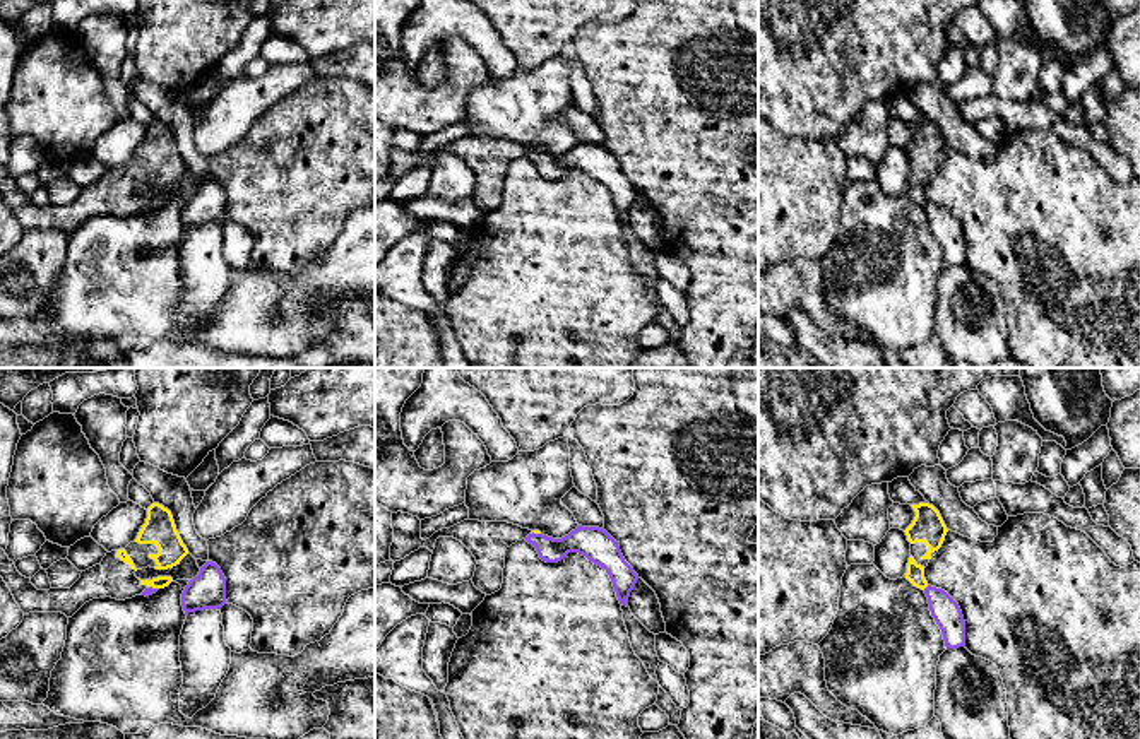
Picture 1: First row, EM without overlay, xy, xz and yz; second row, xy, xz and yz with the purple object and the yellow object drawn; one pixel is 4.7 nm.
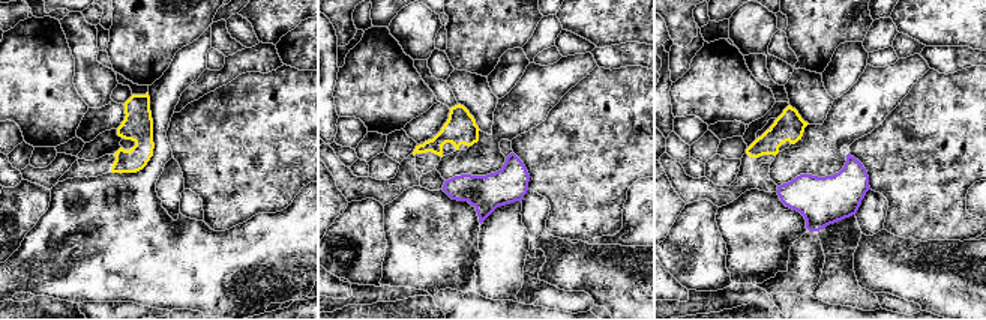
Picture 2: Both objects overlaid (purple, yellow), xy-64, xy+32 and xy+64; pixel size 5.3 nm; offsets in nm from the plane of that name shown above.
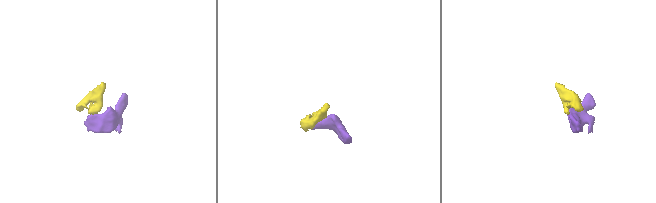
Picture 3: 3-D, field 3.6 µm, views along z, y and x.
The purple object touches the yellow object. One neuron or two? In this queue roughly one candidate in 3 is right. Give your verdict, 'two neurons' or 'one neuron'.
two neurons

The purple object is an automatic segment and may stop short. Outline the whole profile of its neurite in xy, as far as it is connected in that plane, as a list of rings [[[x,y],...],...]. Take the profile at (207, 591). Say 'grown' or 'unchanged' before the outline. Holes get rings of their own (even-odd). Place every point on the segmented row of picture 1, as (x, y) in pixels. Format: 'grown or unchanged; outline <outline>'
unchanged; outline [[[207,561],[181,594],[185,614],[204,609],[221,609],[226,604],[226,578],[221,568]]]

